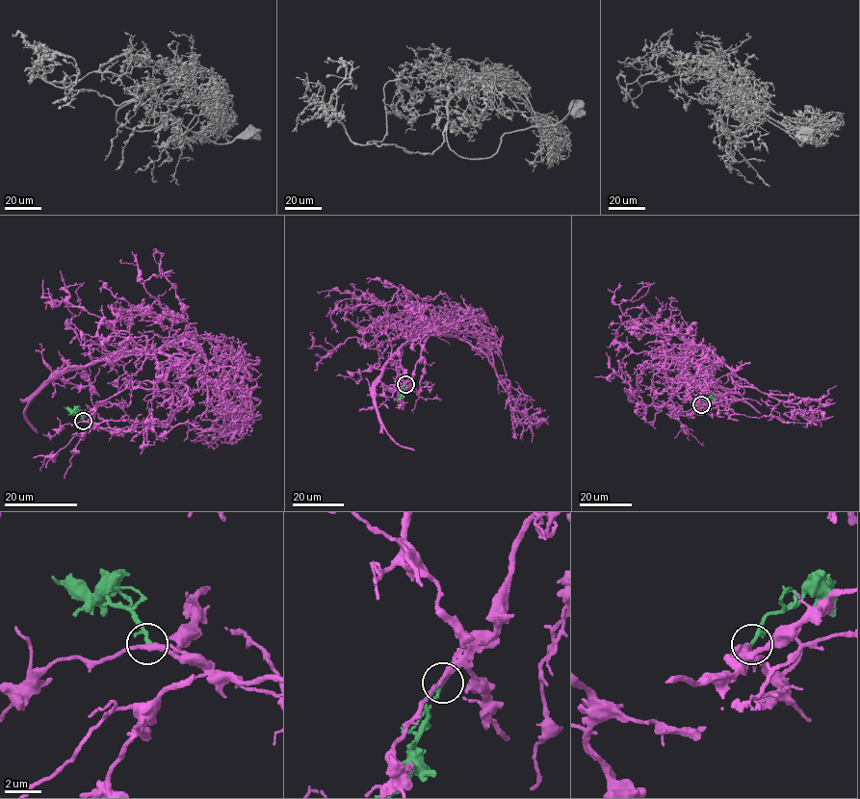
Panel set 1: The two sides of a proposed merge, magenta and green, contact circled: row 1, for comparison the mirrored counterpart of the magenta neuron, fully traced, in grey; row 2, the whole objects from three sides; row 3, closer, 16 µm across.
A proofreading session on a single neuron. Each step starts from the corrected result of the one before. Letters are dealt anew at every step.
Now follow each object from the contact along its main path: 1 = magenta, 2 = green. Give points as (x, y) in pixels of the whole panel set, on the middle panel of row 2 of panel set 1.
1: (405, 383), (430, 320), (408, 341), (461, 338), (488, 359), (509, 405), (529, 418), (545, 410)
2: (405, 383), (402, 396), (396, 400)

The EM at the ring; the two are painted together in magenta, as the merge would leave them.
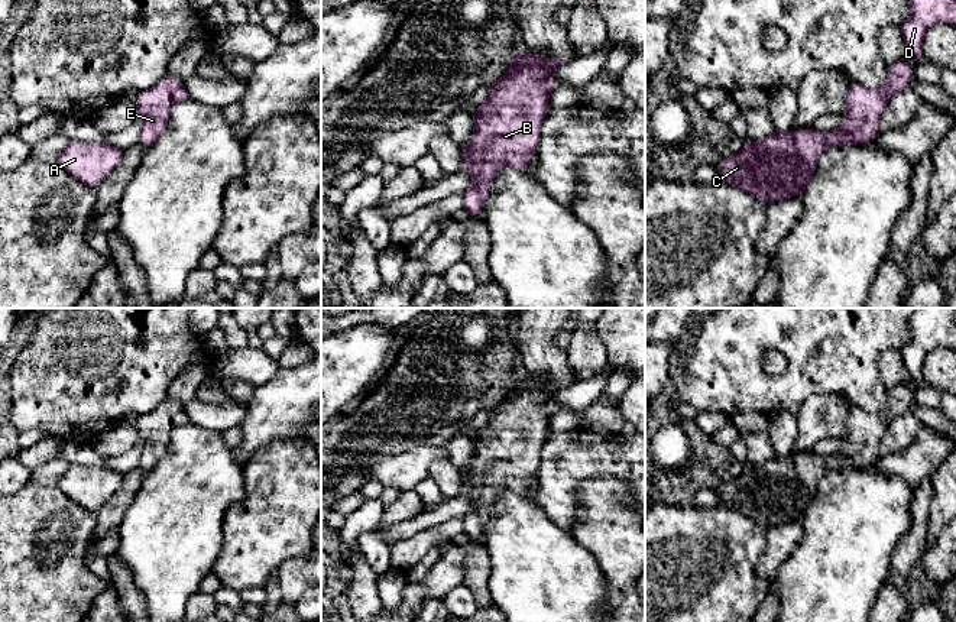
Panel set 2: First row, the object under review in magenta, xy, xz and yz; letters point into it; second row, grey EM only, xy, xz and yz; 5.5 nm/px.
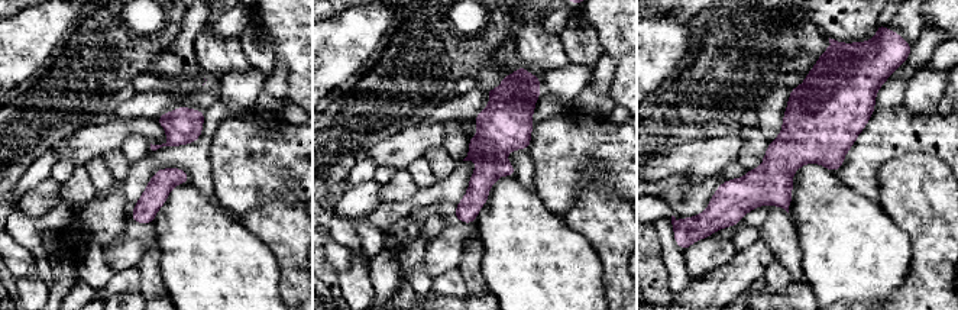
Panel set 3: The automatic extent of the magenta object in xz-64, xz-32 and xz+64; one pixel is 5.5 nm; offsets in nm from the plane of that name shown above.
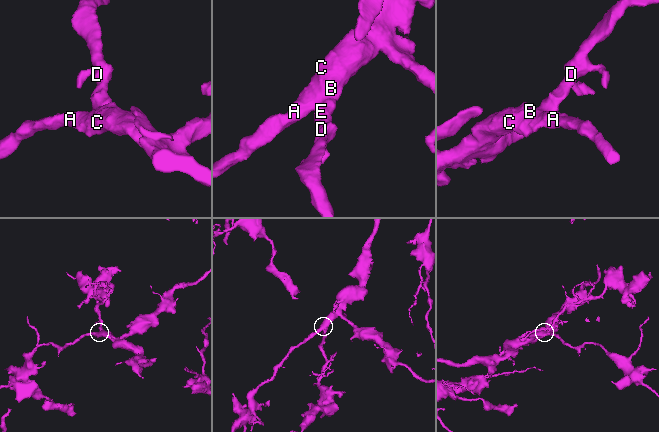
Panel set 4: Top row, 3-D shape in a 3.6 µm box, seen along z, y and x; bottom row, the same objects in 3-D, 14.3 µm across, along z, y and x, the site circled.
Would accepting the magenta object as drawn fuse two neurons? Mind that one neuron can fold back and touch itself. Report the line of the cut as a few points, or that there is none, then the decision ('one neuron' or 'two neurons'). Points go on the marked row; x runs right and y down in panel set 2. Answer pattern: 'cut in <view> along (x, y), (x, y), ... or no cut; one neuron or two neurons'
no cut; one neuron

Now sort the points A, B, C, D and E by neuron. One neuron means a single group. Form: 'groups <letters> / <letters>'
groups A B C D E

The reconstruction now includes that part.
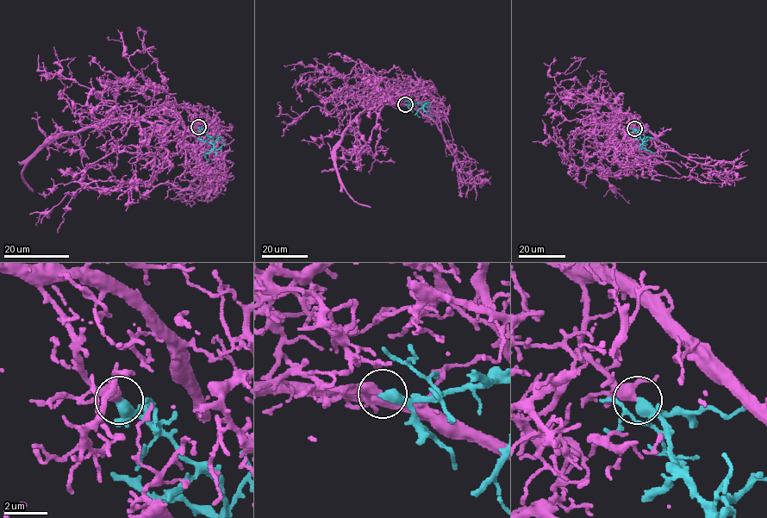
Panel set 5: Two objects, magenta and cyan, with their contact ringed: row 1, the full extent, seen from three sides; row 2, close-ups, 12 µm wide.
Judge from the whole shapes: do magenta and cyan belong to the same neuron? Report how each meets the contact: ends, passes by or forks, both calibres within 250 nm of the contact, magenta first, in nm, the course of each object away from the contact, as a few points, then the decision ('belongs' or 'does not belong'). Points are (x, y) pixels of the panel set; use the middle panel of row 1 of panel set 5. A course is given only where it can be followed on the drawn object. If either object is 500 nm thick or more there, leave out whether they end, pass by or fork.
magenta passes by | cyan ends | 360/480 nm | magenta via (404, 104), (371, 103), (365, 109), (387, 90), (366, 146), (377, 160), (393, 162), (390, 157) | cyan via (405, 104), (424, 104), (424, 110), (433, 116) | belongs

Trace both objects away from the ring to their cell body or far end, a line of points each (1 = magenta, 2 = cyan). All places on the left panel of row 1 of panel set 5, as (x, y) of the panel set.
1: (197, 127), (181, 107), (153, 109), (144, 117), (167, 152), (155, 178), (80, 184), (119, 159)
2: (198, 127), (213, 141), (214, 148), (205, 153), (208, 162)

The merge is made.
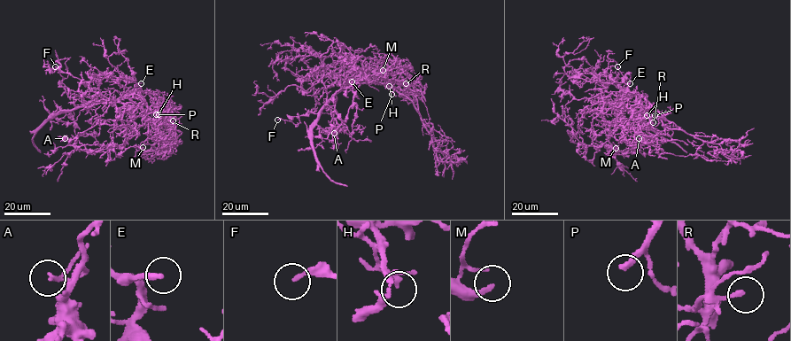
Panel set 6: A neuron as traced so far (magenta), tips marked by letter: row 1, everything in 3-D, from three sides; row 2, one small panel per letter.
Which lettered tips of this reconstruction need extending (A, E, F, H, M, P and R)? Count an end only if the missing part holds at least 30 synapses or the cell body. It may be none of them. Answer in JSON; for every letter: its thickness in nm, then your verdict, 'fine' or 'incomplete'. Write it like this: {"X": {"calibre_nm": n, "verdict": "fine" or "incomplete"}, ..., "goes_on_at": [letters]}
{"A": {"calibre_nm": 100, "verdict": "fine"}, "E": {"calibre_nm": 240, "verdict": "incomplete"}, "F": {"calibre_nm": 240, "verdict": "incomplete"}, "H": {"calibre_nm": 190, "verdict": "fine"}, "M": {"calibre_nm": 190, "verdict": "incomplete"}, "P": {"calibre_nm": 280, "verdict": "fine"}, "R": {"calibre_nm": 150, "verdict": "fine"}, "goes_on_at": ["E", "F", "M"]}

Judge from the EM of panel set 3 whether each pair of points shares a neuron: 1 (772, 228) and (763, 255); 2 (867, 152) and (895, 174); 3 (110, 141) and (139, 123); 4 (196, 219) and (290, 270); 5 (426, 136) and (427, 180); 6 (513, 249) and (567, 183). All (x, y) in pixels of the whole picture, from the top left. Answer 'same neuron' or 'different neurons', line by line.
1: different neurons
2: different neurons
3: same neuron
4: different neurons
5: different neurons
6: different neurons

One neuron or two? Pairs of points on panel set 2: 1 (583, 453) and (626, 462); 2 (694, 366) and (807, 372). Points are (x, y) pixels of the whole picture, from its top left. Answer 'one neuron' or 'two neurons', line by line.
1: one neuron
2: one neuron

